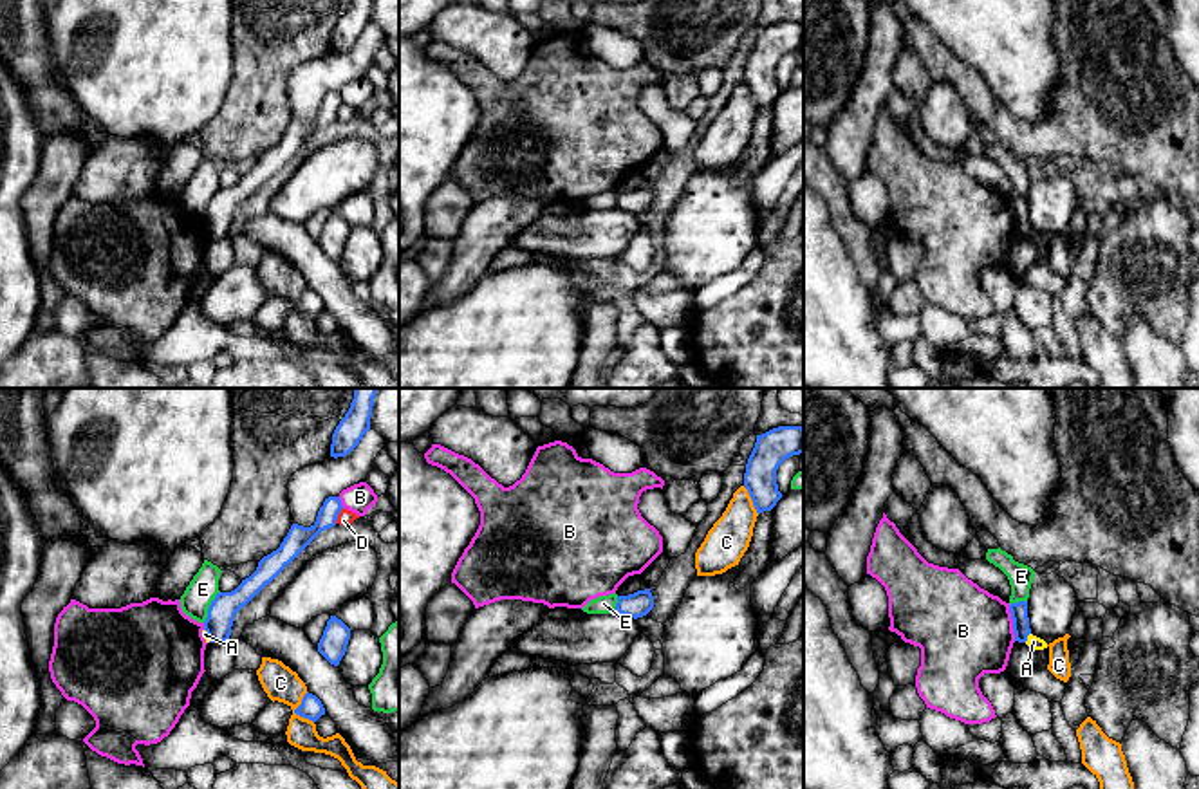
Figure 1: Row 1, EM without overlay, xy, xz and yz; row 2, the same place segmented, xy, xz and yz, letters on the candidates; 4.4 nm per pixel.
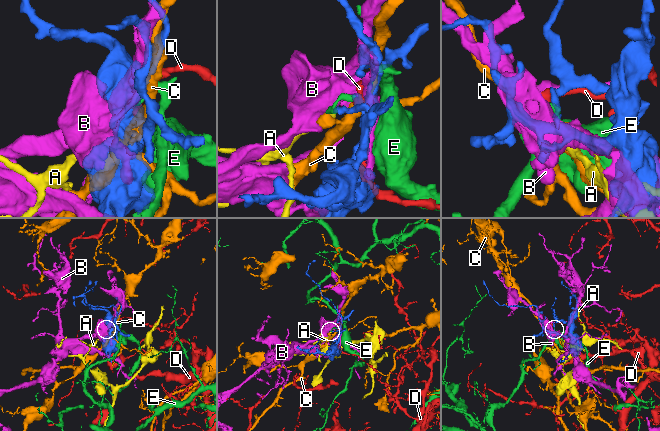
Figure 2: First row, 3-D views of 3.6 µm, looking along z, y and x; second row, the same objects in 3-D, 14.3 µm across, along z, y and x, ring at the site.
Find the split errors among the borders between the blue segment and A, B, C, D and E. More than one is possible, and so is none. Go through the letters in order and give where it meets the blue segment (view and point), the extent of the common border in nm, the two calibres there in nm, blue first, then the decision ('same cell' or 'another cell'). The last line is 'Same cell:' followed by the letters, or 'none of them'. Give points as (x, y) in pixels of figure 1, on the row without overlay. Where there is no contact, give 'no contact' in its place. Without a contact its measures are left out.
A: yz (1026, 233) | 50 nm | 80/60 nm | another cell
B: yz (1013, 219) | 160 nm | 80/420 nm | another cell
C: xy (295, 307) | 150 nm | 100/160 nm | another cell
D: xy (338, 109) | 80 nm | 110/70 nm | another cell
E: xy (210, 203) | 160 nm | 130/130 nm | another cell
Same cell: none of them

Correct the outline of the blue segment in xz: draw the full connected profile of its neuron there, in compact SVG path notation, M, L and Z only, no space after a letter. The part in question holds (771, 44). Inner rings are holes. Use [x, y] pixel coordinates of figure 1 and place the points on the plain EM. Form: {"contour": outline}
{"contour": "M778 22L757 31L755 43L746 60L744 83L758 110L771 107L782 94L776 79L778 61L800 49L804 49L802 22Z"}

